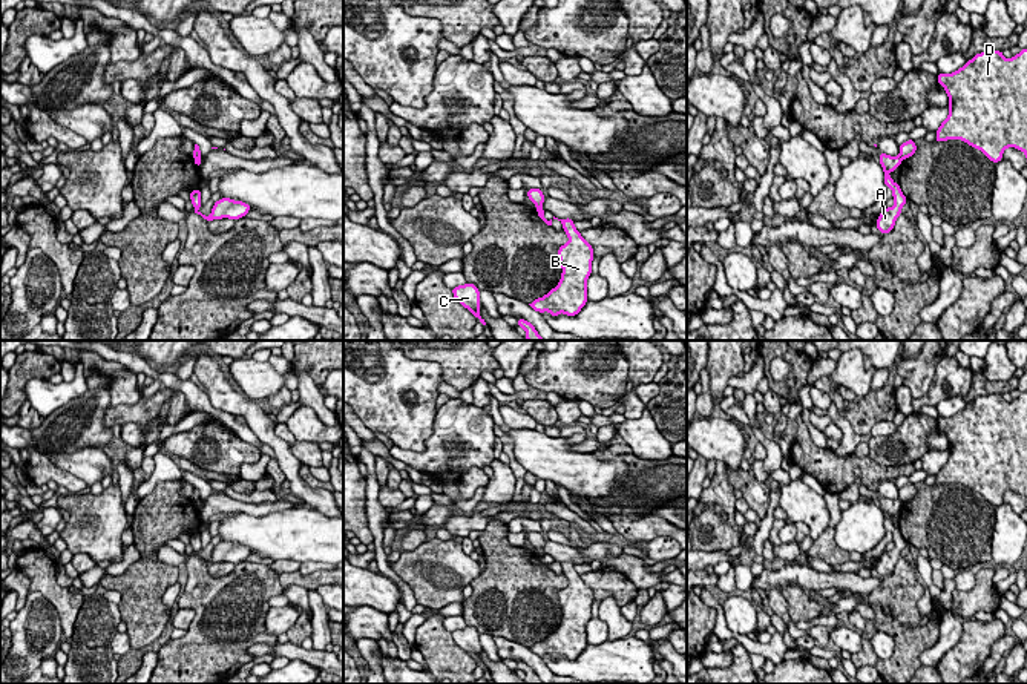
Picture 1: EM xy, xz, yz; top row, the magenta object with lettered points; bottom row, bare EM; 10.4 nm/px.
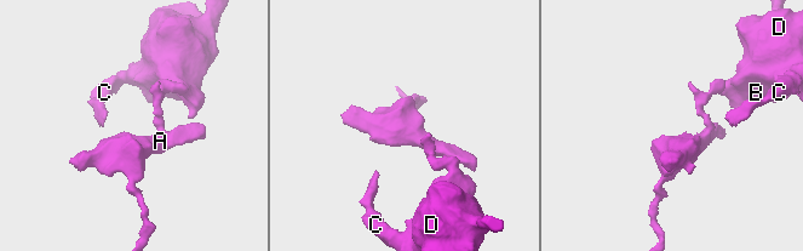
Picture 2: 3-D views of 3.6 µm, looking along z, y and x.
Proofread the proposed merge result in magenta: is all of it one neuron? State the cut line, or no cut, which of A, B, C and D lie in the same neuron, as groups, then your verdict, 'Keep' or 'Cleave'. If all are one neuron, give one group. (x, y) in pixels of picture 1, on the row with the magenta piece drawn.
Split along yz (899, 155), (903, 158). Groups: A / B C D. Cleave

